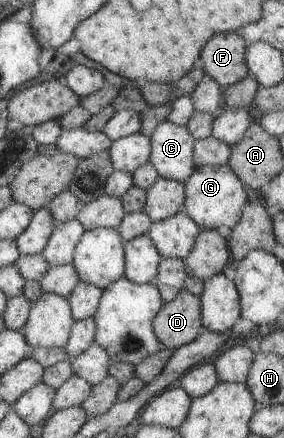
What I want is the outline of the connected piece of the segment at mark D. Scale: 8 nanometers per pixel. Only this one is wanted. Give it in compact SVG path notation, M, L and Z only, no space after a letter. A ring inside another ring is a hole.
M181 290L171 301L162 303L151 319L151 329L162 345L174 350L189 343L199 331L199 298Z

